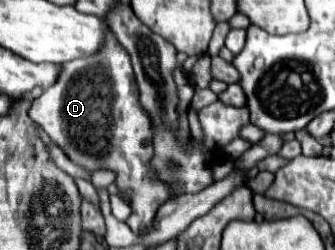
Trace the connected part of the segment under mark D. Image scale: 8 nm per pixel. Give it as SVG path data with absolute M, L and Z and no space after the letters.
M109 28L101 50L93 56L61 64L55 84L33 100L29 116L49 134L65 156L85 172L93 174L99 168L115 172L119 194L129 200L133 210L127 218L127 226L135 234L145 234L151 230L157 210L171 198L171 188L161 182L151 168L151 118L139 102L139 88L129 54Z

